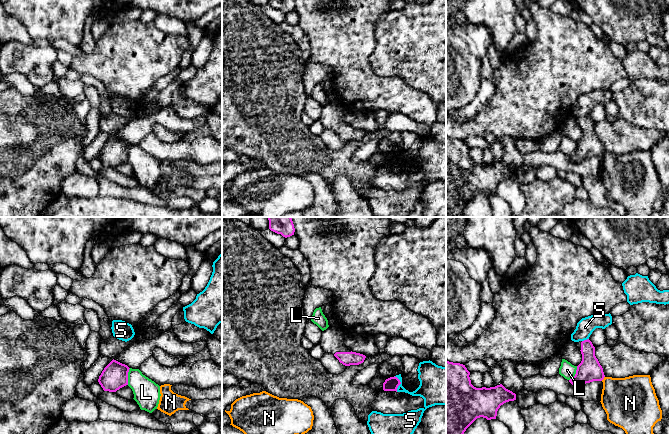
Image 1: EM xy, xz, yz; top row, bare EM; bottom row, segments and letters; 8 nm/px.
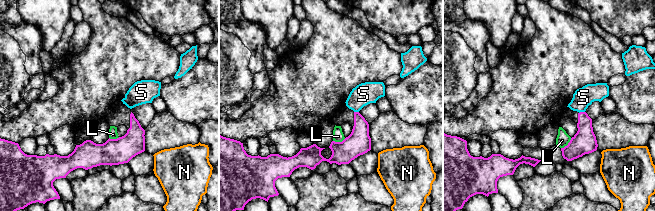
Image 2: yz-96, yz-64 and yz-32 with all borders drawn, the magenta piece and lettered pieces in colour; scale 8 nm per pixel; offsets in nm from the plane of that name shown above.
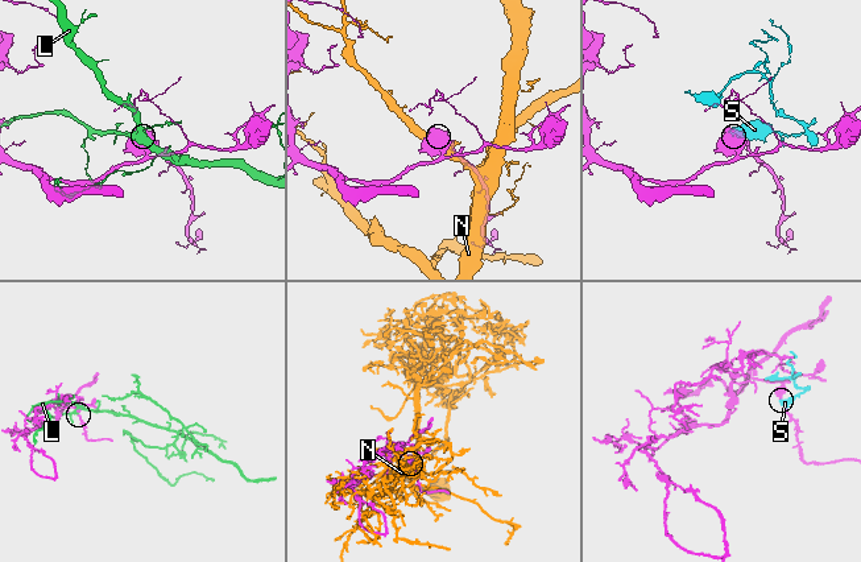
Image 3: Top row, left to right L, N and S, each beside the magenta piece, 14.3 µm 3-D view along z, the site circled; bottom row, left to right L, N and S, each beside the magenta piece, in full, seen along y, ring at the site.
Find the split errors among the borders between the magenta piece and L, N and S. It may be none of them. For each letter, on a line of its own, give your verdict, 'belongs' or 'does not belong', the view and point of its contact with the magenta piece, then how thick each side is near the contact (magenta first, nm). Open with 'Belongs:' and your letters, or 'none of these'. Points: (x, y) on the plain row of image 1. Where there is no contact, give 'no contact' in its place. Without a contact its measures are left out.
Belongs: none of these
L: does not belong | xy (127, 152) | 200/220 nm
N: does not belong | yz (603, 154) | 190/360 nm
S: does not belong | xz (400, 159) | 110/190 nm

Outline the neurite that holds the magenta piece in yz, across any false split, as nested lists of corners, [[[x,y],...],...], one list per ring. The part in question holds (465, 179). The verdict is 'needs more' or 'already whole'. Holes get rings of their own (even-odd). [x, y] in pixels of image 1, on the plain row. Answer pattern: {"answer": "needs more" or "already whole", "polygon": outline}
{"answer": "already whole", "polygon": [[[446,136],[446,217],[456,217],[463,213],[466,205],[477,194],[496,195],[501,181],[516,176],[516,170],[502,160],[490,164],[474,163],[469,151],[470,148],[465,141]]]}

